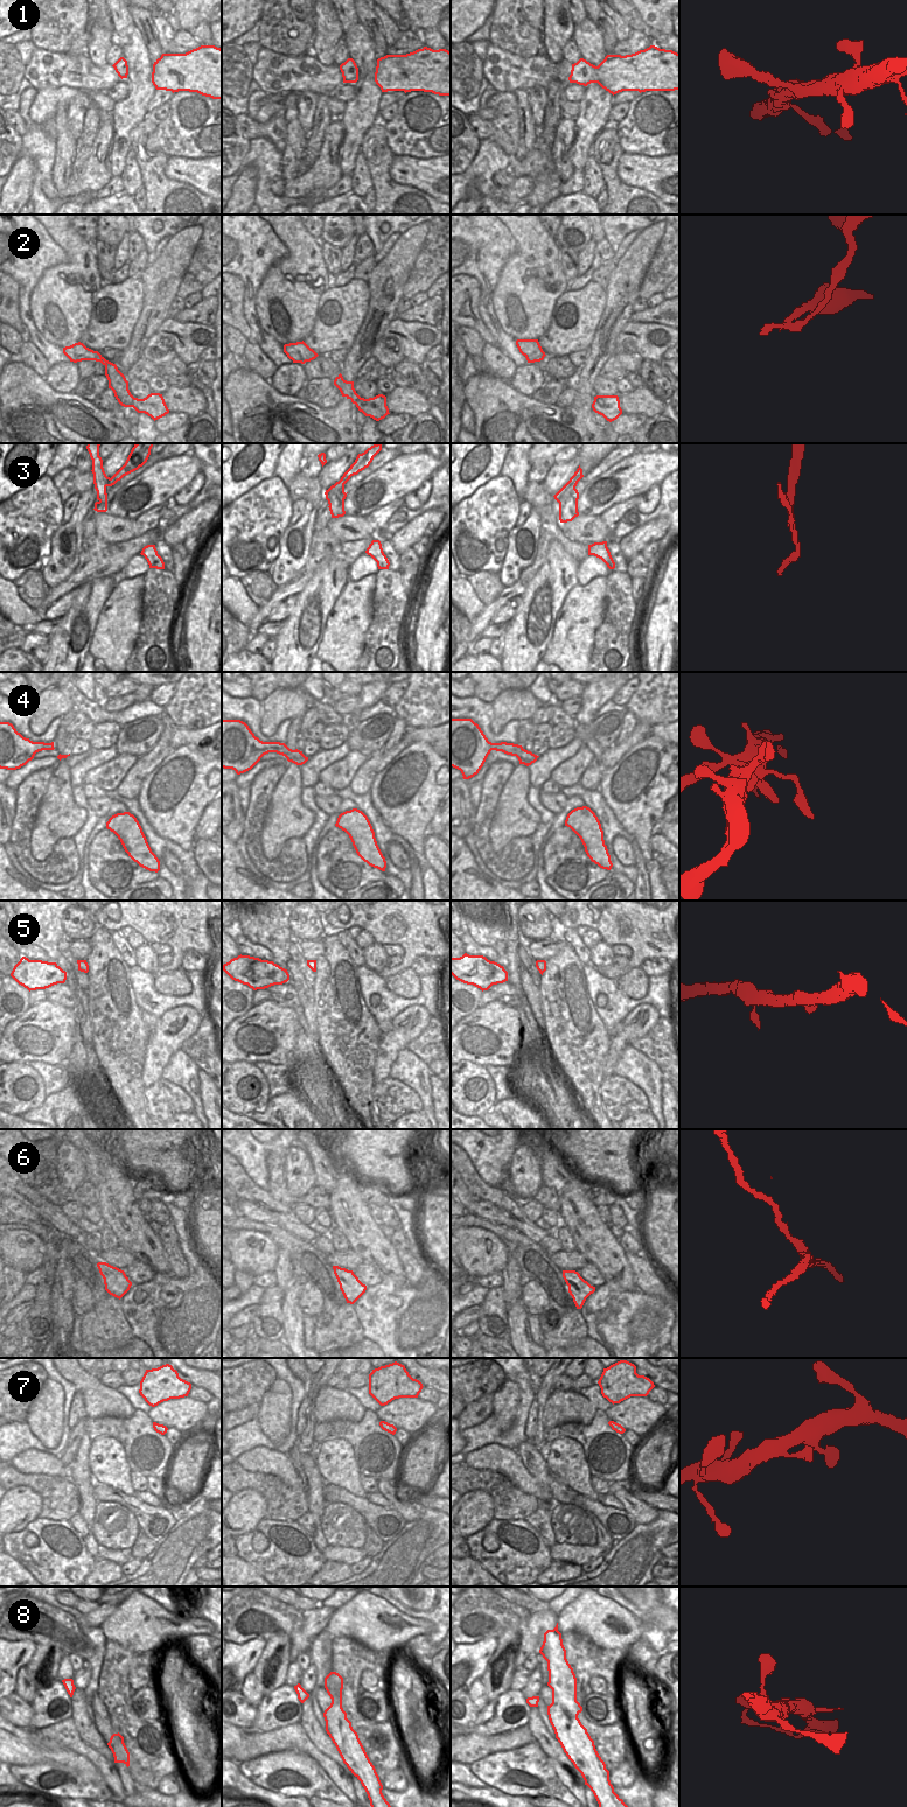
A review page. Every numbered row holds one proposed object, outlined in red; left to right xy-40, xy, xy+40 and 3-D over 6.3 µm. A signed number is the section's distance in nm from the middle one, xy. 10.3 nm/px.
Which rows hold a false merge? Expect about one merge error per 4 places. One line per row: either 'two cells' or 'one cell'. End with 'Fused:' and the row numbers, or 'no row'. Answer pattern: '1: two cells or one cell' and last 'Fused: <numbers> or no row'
1: one cell
2: two cells
3: two cells
4: one cell
5: one cell
6: one cell
7: one cell
8: one cell
Fused: 2, 3

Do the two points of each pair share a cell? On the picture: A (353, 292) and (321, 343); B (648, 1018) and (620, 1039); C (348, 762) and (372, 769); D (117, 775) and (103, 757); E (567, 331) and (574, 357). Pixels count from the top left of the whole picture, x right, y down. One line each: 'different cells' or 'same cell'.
A: same cell
B: same cell
C: different cells
D: different cells
E: different cells

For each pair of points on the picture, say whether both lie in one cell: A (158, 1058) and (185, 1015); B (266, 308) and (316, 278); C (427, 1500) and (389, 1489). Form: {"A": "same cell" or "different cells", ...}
{"A": "same cell", "B": "same cell", "C": "different cells"}

